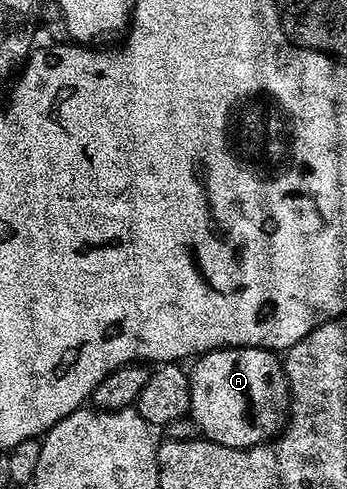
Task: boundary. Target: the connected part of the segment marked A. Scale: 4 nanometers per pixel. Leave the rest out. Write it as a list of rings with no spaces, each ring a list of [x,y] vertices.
[[[213,349],[202,353],[192,362],[193,369],[188,370],[191,403],[188,416],[197,427],[197,432],[204,440],[214,441],[223,447],[250,449],[263,445],[280,434],[287,424],[285,412],[291,409],[291,394],[285,378],[282,358],[272,349]]]

